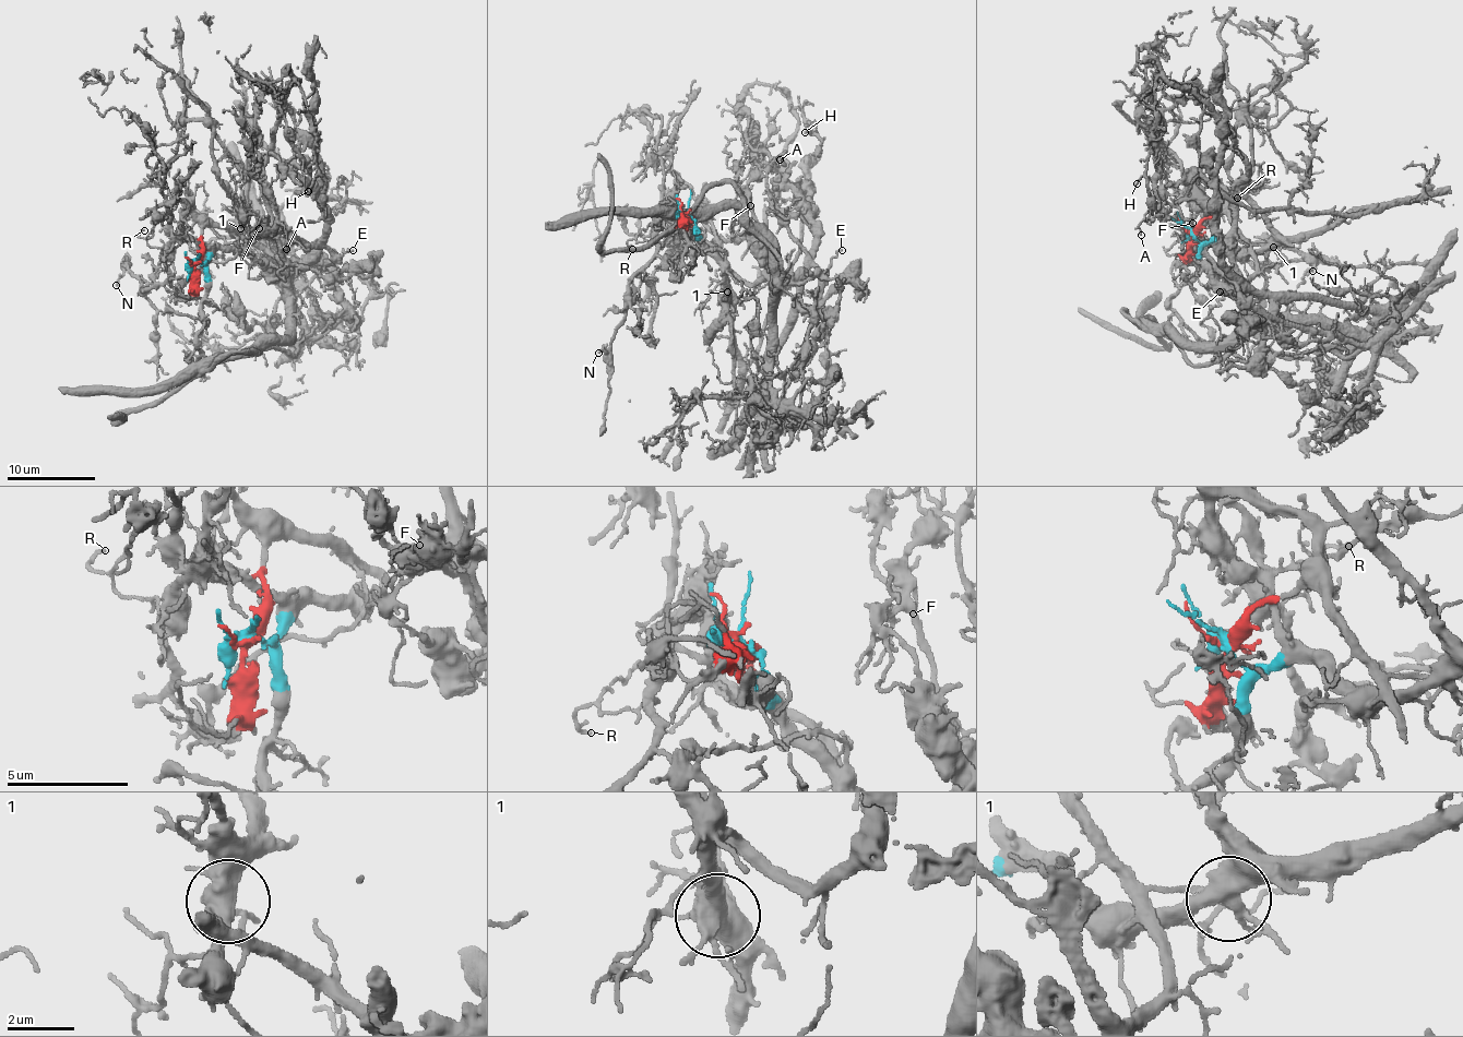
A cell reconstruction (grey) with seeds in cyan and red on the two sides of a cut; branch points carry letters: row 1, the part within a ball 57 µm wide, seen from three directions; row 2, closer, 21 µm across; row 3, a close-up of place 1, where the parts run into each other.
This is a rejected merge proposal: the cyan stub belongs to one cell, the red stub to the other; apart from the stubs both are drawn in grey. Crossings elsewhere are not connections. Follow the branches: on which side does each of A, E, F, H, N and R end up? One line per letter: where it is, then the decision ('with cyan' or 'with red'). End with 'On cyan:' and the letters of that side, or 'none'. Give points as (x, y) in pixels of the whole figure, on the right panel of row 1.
A: place (1141, 235); with cyan
E: place (1220, 291); with cyan
F: place (1192, 223); with red
H: place (1137, 183); with red
N: place (1312, 271); with red
R: place (1237, 198); with red
On cyan: A, E

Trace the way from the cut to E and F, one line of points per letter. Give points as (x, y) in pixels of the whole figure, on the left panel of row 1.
E: (194, 261), (235, 245), (259, 147), (306, 174), (318, 165), (325, 248), (353, 250)
F: (194, 263), (202, 248), (202, 230), (214, 225), (278, 255), (278, 241), (259, 235), (259, 228)

